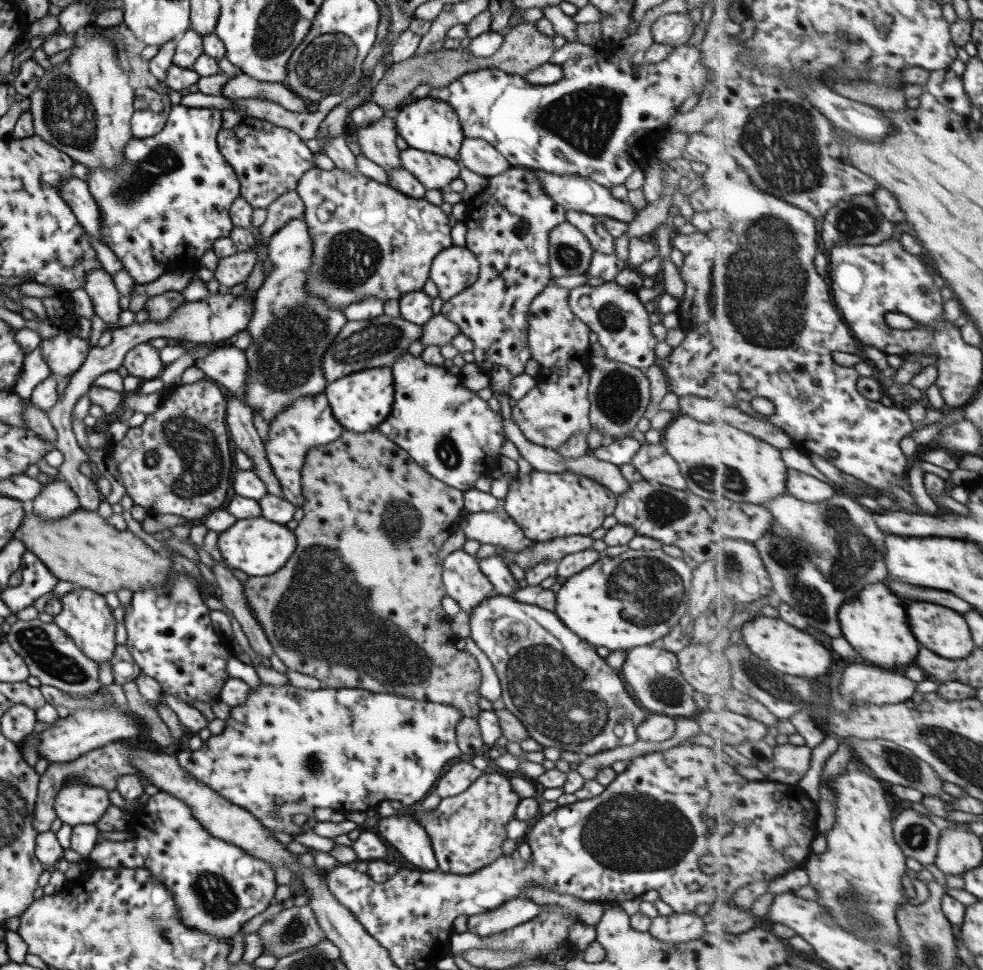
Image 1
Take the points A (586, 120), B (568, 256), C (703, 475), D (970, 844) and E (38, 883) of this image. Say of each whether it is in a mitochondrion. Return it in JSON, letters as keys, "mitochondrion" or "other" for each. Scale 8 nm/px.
{"A":"mitochondrion","B":"mitochondrion","C":"mitochondrion","D":"other","E":"other"}

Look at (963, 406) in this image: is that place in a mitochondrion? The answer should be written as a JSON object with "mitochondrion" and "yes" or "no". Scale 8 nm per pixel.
{"mitochondrion":"no"}

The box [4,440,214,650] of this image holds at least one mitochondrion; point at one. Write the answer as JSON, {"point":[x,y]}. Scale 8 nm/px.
{"point":[167,591]}

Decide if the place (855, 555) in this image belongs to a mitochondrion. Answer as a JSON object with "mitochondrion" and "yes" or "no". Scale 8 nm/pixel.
{"mitochondrion":"yes"}

